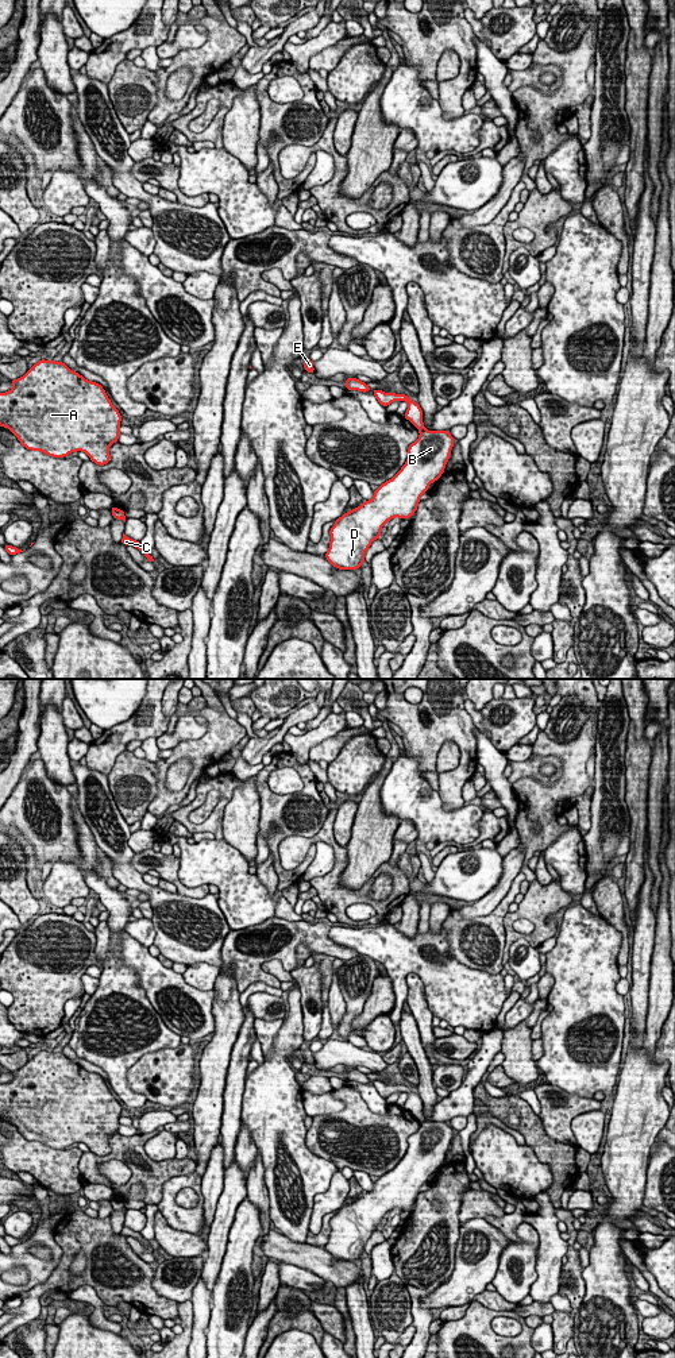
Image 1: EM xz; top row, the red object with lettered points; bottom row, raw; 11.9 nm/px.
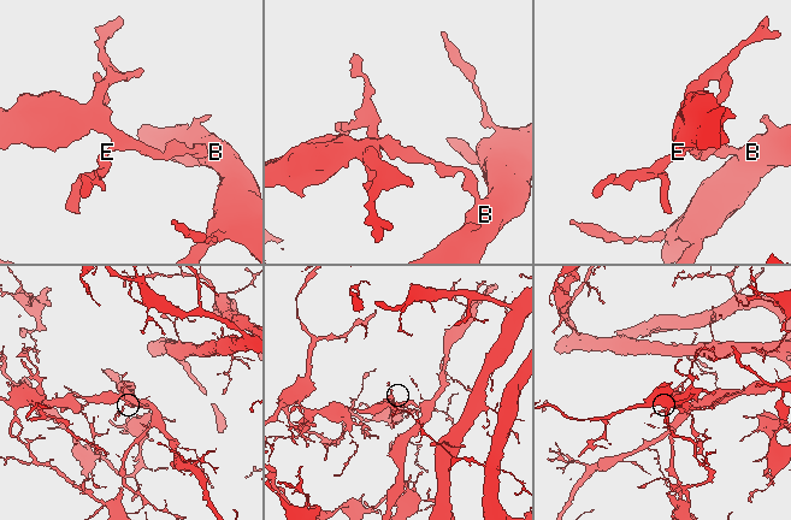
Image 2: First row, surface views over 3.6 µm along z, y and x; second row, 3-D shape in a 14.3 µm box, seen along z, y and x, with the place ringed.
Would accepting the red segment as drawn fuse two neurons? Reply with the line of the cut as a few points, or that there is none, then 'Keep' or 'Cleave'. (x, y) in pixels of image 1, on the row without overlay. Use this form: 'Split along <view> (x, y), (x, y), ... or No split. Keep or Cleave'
Split along xz (424, 1119), (420, 1123). Cleave

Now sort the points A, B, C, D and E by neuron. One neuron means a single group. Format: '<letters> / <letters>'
A C E / B D

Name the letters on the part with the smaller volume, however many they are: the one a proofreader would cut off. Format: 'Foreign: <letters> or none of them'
Foreign: A, C, E

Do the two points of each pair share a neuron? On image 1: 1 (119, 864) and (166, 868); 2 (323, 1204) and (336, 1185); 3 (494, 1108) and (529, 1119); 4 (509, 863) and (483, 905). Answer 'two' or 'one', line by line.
1: two
2: one
3: one
4: one

